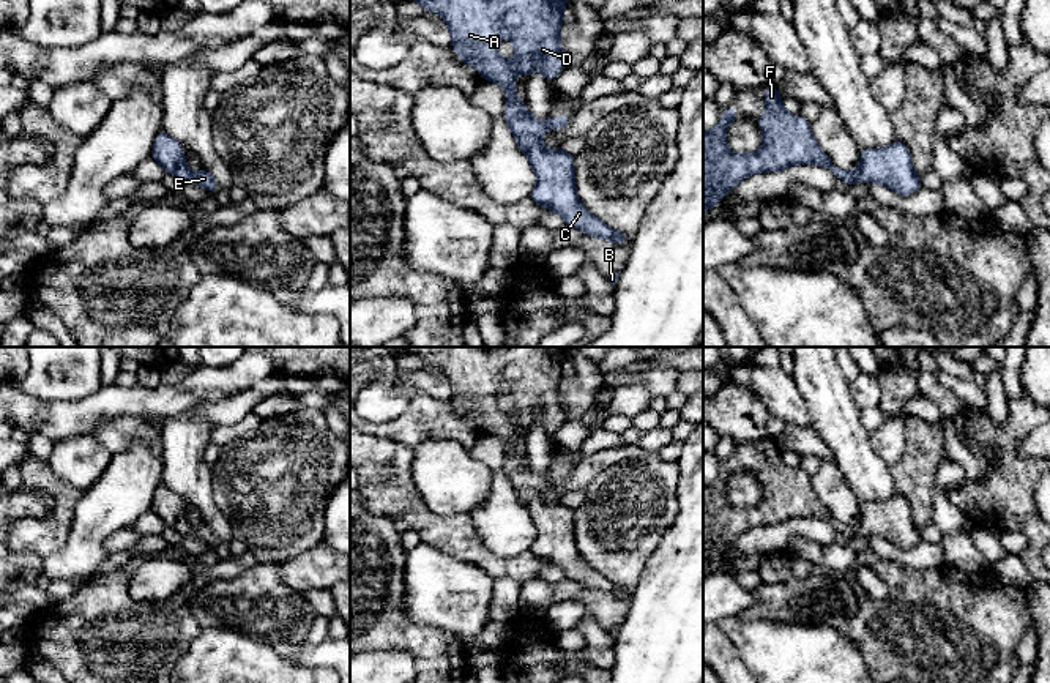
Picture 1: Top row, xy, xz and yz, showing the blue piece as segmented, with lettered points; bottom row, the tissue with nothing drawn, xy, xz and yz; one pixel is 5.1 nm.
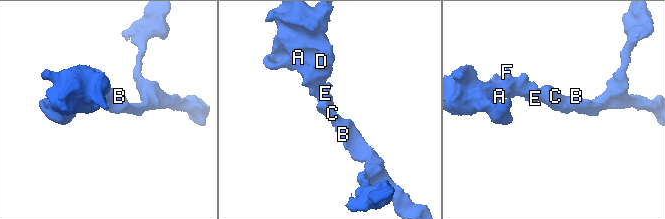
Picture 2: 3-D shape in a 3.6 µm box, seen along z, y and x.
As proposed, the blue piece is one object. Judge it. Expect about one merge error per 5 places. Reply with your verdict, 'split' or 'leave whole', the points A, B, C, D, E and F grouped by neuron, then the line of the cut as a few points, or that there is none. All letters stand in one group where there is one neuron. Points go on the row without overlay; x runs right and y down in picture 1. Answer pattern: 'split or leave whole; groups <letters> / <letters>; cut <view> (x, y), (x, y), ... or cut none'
leave whole; groups A B C D E F; cut none

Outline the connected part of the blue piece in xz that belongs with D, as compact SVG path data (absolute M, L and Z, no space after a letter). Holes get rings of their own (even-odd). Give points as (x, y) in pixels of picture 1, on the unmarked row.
M405 347L410 353L419 356L424 364L437 366L445 372L451 385L451 399L457 409L479 424L484 434L500 437L508 450L508 459L503 473L516 491L519 502L528 509L528 514L538 530L538 536L530 547L530 554L555 565L564 571L564 577L590 587L593 592L624 598L631 590L605 579L591 568L579 554L574 530L574 506L564 506L561 498L552 503L544 502L542 487L547 481L561 484L571 475L571 468L550 470L545 476L536 473L514 442L514 426L520 424L527 434L536 420L550 435L564 421L566 413L561 401L560 383L563 366L566 363L568 347ZM508 390L516 399L516 410L508 415L498 407L497 396Z

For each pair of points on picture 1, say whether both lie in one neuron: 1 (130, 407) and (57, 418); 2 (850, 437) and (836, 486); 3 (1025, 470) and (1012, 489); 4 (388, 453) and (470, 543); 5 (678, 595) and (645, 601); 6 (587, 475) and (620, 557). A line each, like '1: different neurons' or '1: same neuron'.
1: same neuron
2: different neurons
3: same neuron
4: same neuron
5: same neuron
6: different neurons

